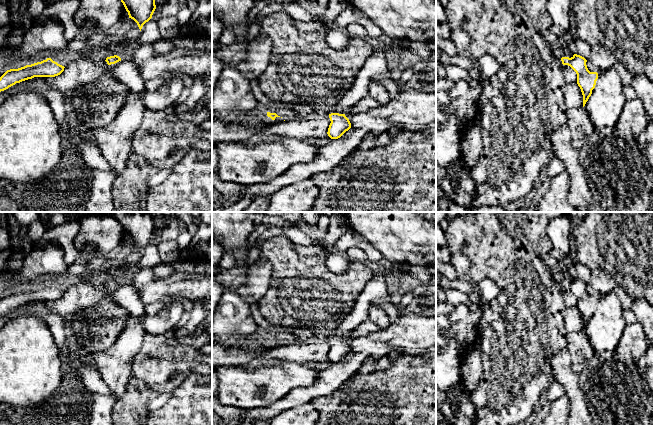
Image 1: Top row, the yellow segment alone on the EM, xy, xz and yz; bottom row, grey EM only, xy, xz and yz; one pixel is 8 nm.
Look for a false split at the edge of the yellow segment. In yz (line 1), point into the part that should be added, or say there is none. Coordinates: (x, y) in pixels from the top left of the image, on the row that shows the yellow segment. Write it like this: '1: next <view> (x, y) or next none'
1: next none

